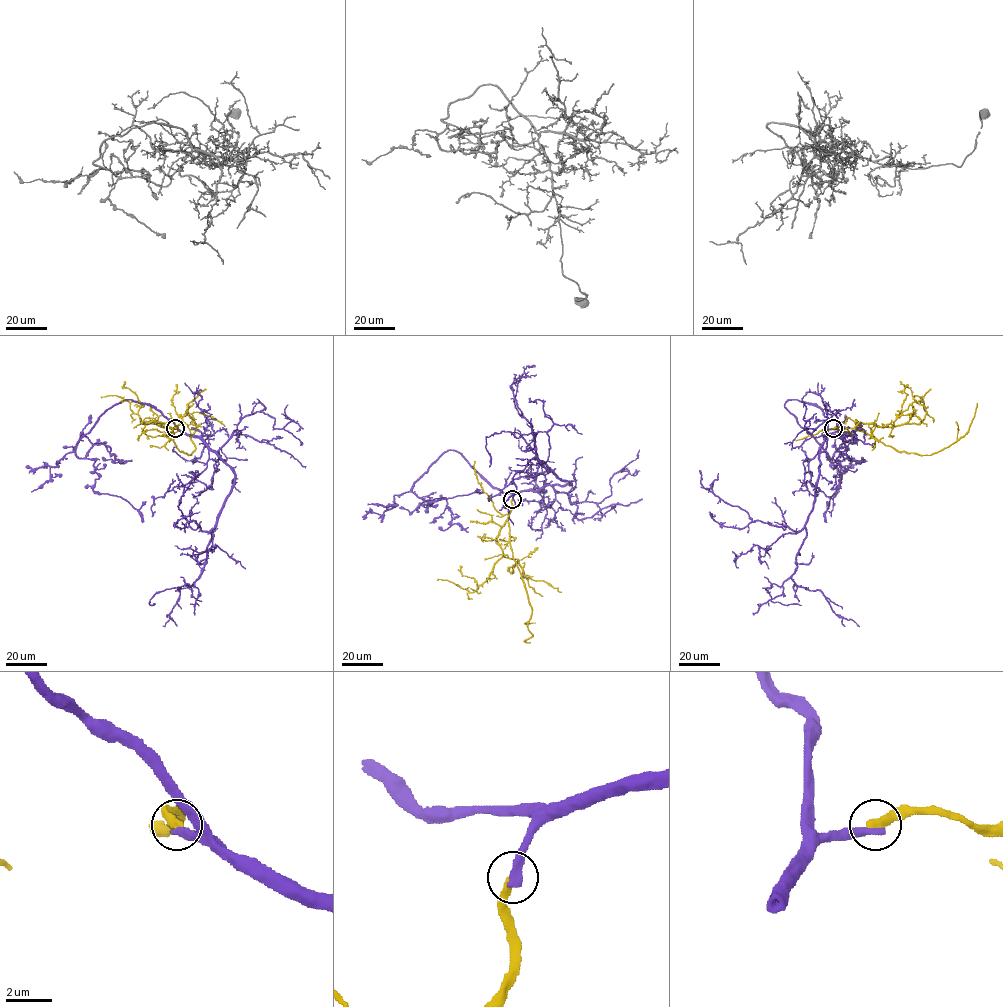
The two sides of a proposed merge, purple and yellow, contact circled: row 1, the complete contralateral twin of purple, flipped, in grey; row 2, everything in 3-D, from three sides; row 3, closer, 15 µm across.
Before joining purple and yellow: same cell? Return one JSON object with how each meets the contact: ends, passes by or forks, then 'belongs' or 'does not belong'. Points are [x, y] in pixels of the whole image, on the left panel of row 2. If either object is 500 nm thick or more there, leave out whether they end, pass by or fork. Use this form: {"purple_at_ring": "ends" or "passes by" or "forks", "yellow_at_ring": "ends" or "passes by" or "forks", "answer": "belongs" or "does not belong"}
{"purple_at_ring": "ends", "yellow_at_ring": "ends", "answer": "does not belong"}

